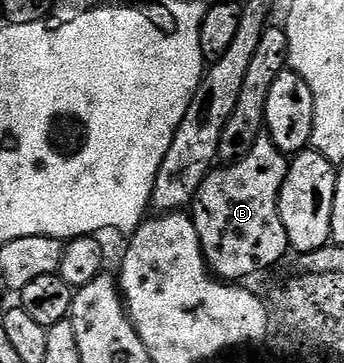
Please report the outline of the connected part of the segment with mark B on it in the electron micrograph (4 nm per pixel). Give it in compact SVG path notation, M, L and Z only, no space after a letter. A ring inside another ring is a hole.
M262 135L242 160L213 168L202 183L190 206L190 216L198 231L204 262L215 276L240 283L243 277L252 277L284 261L290 246L280 218L280 188L288 163L289 158L267 135Z

